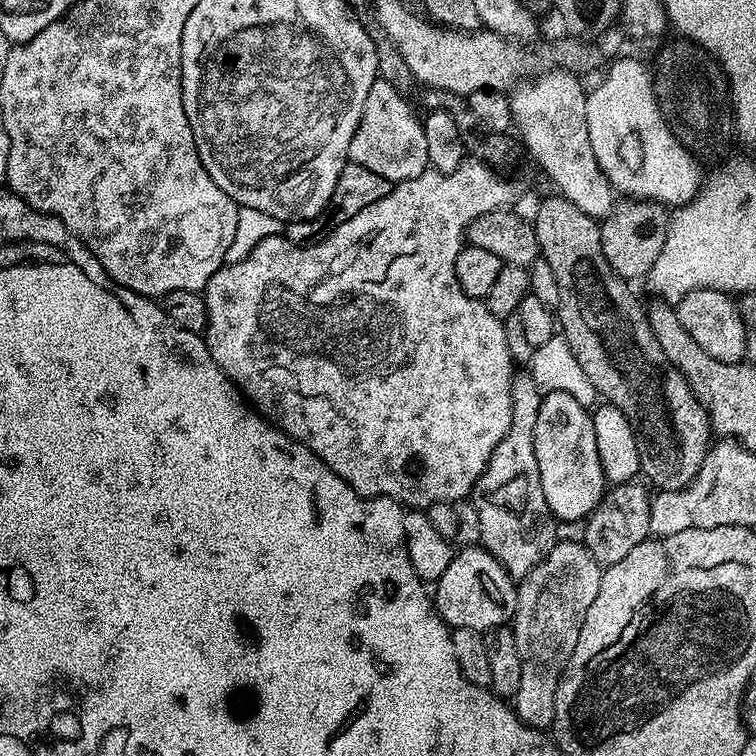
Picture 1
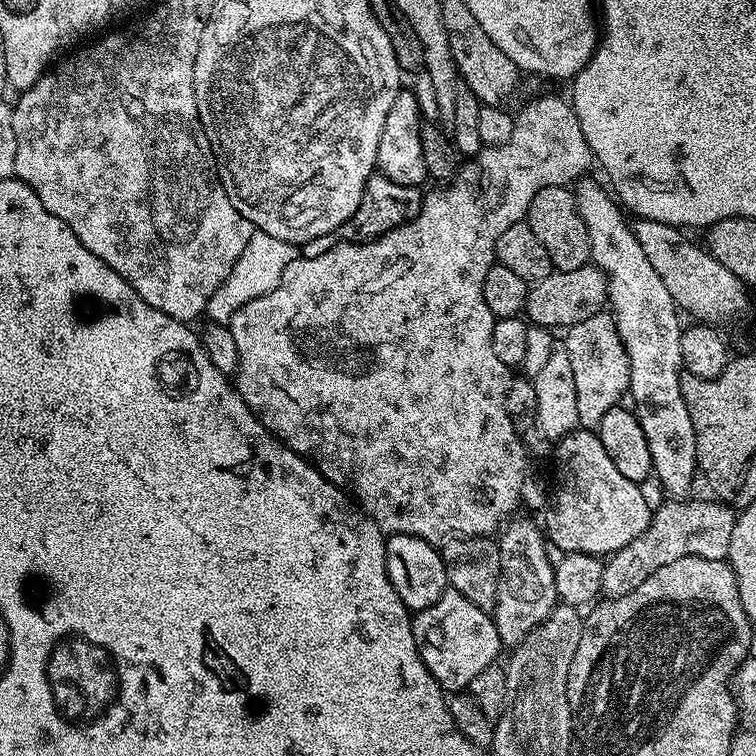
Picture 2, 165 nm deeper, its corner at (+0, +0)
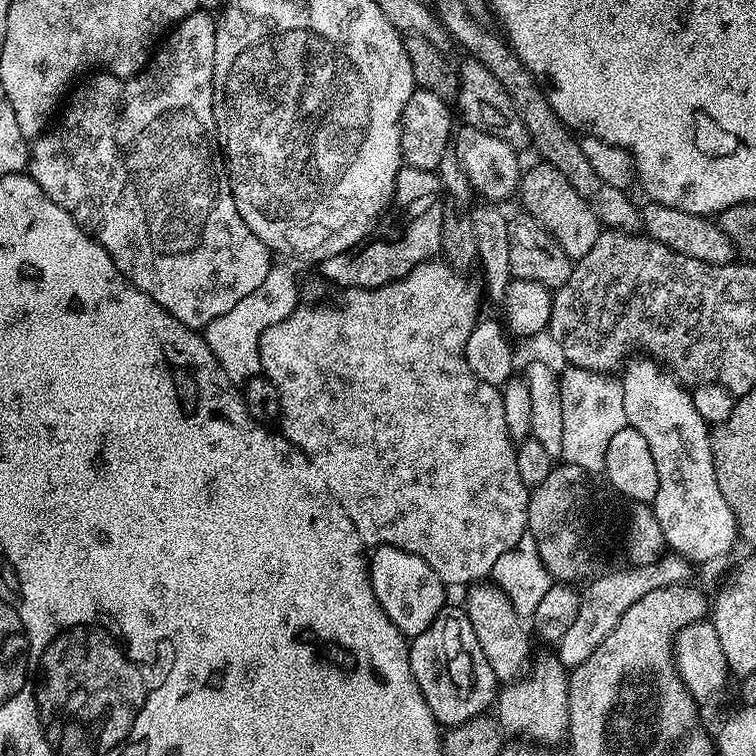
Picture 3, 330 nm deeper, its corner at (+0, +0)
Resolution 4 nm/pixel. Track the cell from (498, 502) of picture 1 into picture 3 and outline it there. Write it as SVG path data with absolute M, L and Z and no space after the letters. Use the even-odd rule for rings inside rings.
M555 651L544 652L537 660L535 657L527 675L505 683L499 689L494 715L500 721L501 729L509 737L523 738L542 746L556 746L559 740L563 741L568 734L569 675L569 669L561 664Z

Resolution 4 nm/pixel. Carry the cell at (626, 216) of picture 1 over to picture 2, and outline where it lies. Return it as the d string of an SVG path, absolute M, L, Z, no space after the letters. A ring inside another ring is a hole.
M589 262L578 270L558 272L553 270L549 276L531 285L526 298L523 315L533 325L551 330L567 330L591 318L594 314L605 311L608 304L608 277L601 268ZM529 316L529 317L528 317Z

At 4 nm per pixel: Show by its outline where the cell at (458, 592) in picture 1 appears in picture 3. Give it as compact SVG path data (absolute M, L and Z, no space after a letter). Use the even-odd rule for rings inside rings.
M445 607L422 634L411 641L408 657L414 678L434 714L437 724L455 726L485 715L498 695L498 681L463 607Z

